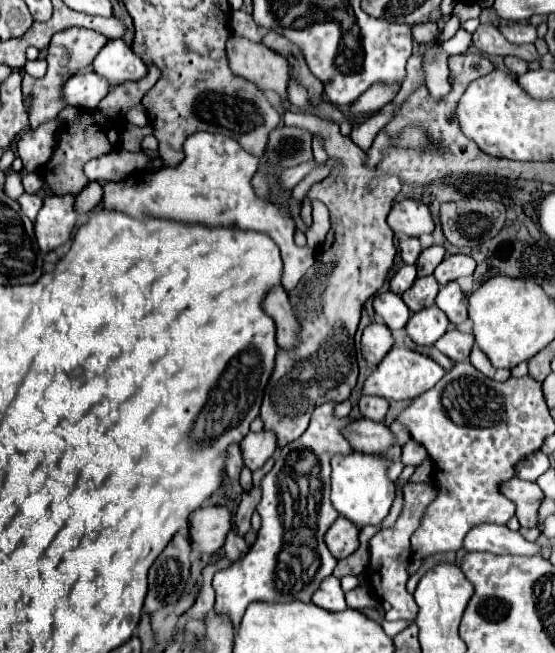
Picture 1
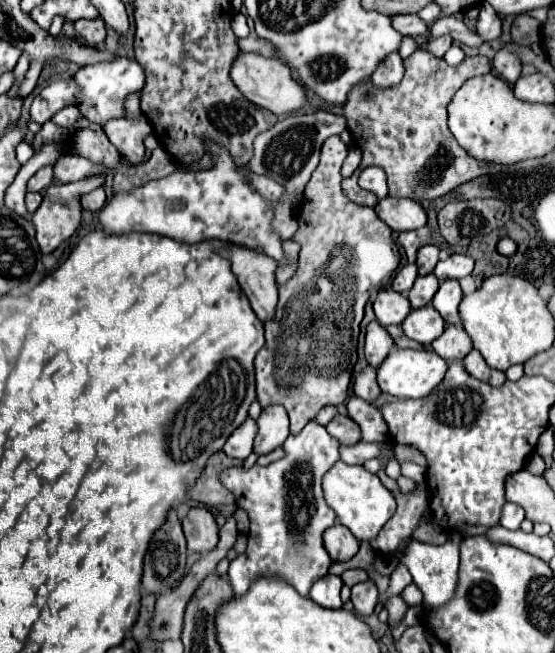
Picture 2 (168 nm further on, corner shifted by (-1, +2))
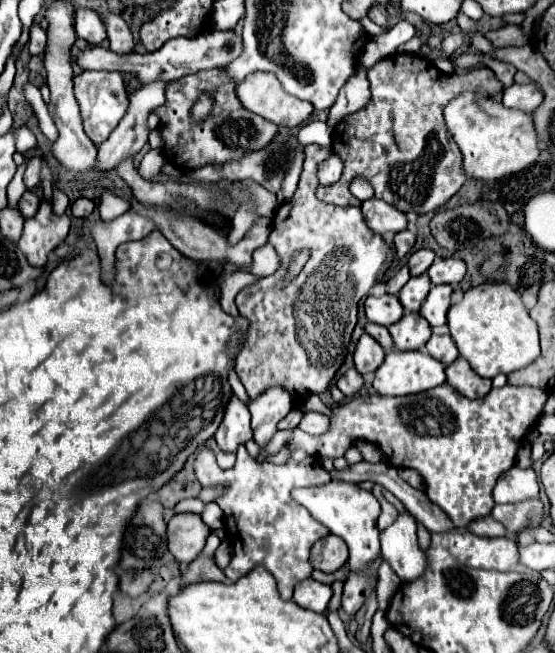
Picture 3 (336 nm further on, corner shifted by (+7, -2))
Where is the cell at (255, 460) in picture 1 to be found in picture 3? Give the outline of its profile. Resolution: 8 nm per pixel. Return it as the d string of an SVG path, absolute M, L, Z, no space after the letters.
M269 387L255 401L249 401L251 425L255 433L255 441L265 447L267 441L277 432L277 424L294 407L294 400L289 391L283 387Z

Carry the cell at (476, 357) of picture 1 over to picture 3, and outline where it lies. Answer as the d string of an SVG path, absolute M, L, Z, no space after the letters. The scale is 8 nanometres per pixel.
M457 357L449 367L447 367L447 383L457 389L461 395L467 399L481 399L489 393L491 389L491 379L479 377L465 359Z

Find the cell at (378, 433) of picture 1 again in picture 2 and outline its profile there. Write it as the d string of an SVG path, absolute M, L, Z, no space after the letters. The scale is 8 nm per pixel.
M337 415L329 425L327 425L327 431L339 439L341 445L355 445L361 441L361 429L359 425L347 417L347 415Z

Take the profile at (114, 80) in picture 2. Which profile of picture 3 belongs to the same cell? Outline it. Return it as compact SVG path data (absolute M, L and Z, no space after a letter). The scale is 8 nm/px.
M83 71L75 75L73 81L75 81L75 97L81 107L85 133L93 143L103 143L109 137L109 133L117 127L117 123L123 119L125 109L129 107L123 75L117 71Z

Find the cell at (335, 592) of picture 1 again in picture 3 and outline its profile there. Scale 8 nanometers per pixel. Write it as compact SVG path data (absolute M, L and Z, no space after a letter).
M305 579L295 585L293 601L303 609L311 609L315 613L325 613L331 595L333 595L333 591L329 585L317 583L313 579Z

